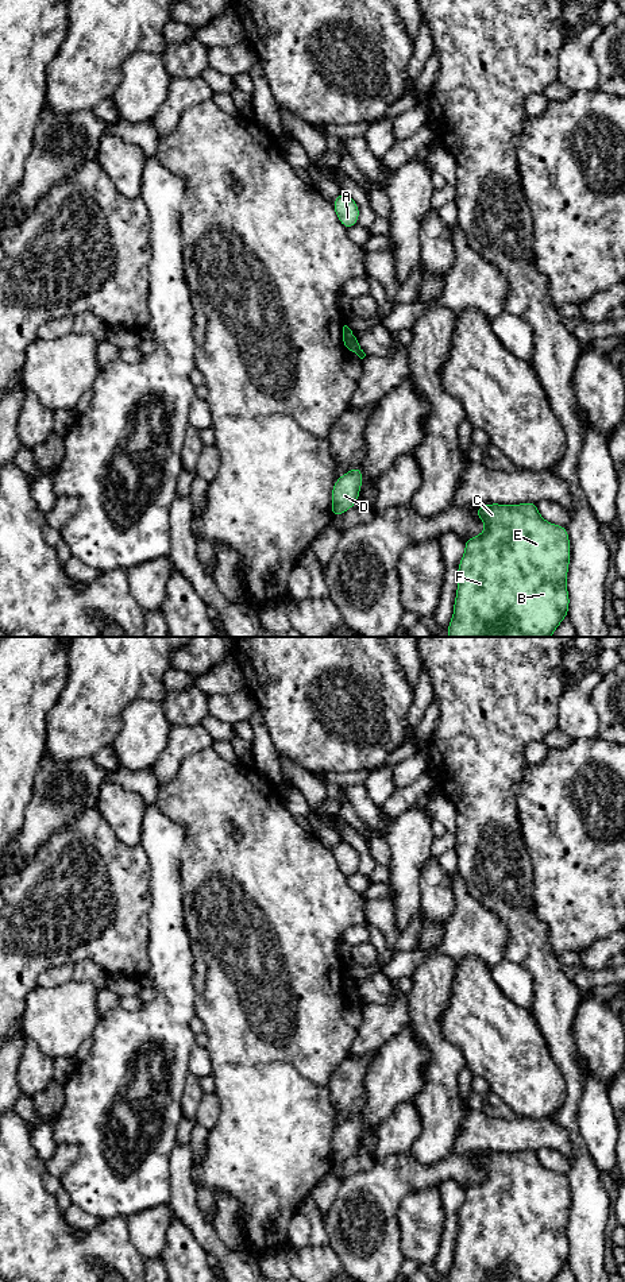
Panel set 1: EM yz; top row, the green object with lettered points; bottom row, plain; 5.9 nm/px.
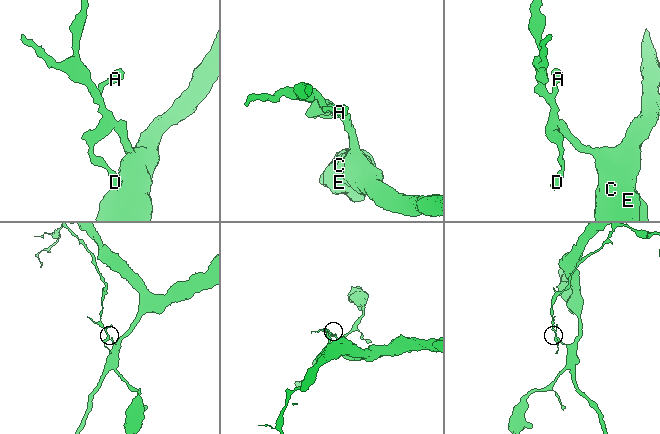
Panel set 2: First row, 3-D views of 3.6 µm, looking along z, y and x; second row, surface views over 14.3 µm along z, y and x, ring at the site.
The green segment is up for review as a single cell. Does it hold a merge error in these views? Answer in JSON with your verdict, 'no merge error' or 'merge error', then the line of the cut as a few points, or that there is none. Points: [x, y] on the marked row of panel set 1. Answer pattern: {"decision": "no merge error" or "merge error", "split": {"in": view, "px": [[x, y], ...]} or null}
{"decision": "merge error", "split": {"in": "yz", "px": [[352, 336], [346, 347]]}}

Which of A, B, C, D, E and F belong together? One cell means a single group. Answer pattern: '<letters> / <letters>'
A D / B C E F

